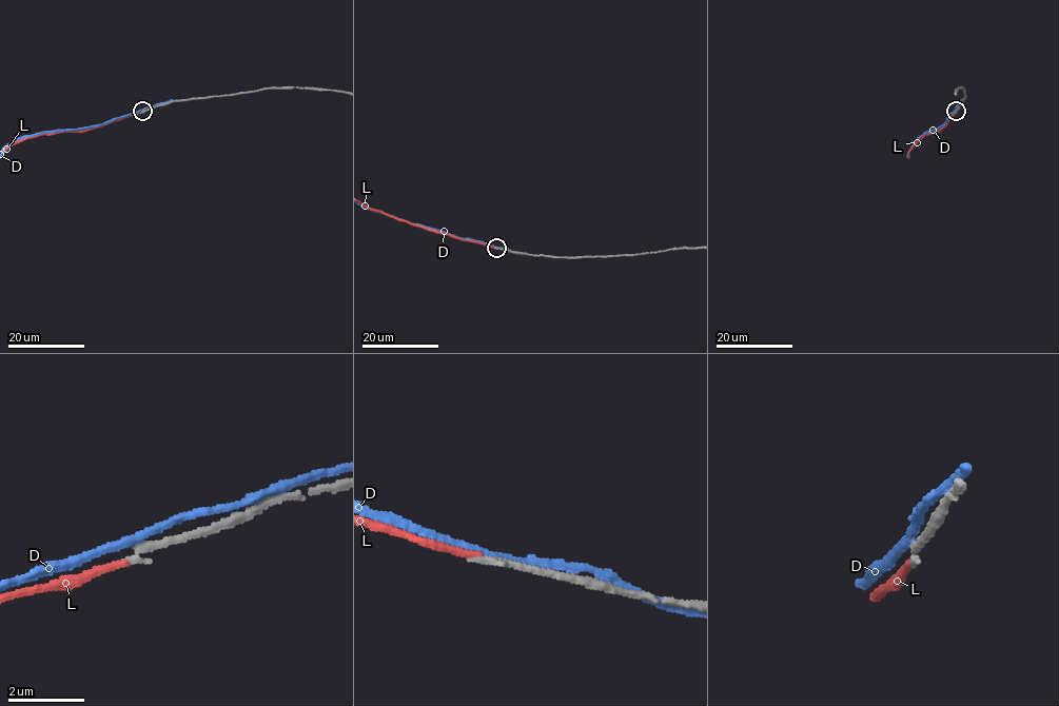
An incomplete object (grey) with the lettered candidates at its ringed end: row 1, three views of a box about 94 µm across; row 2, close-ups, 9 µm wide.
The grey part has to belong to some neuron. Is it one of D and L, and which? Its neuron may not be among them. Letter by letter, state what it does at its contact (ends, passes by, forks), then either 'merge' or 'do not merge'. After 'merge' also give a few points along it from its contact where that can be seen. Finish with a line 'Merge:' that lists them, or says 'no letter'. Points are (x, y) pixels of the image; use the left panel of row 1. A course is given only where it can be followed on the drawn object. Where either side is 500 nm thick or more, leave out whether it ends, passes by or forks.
D: it passes by; do not merge
L: it ends; do not merge
Merge: no letter

